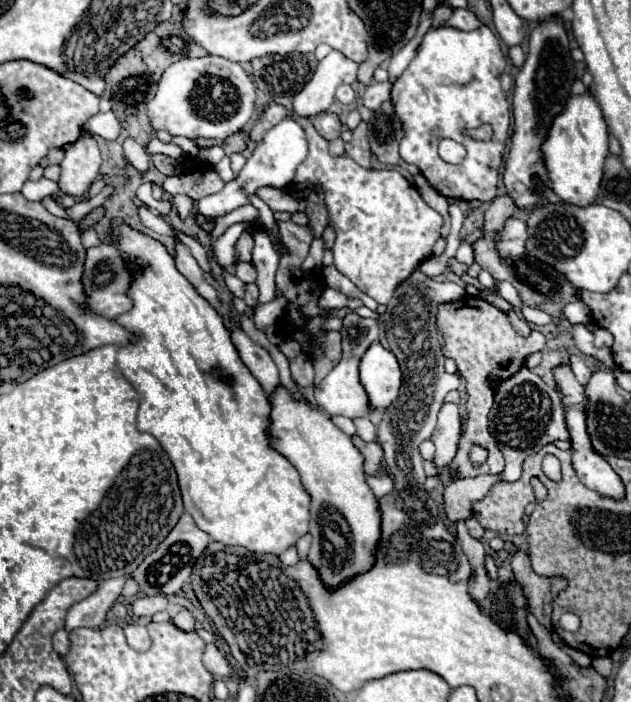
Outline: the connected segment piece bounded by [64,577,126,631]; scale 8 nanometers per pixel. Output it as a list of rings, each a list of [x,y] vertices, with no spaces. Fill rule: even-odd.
[[[118,577],[118,579],[106,579],[100,581],[96,591],[90,593],[86,599],[74,603],[68,613],[66,613],[66,631],[78,629],[78,627],[98,627],[104,623],[108,609],[114,605],[114,601],[120,597],[122,593],[122,585],[124,585],[126,577]]]

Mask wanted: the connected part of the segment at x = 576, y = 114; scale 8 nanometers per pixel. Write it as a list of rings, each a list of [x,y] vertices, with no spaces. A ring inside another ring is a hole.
[[[590,91],[568,97],[564,113],[552,119],[552,129],[548,129],[548,137],[542,149],[552,191],[566,203],[574,205],[594,203],[602,181],[604,159],[608,157],[608,125],[602,117],[598,101]]]

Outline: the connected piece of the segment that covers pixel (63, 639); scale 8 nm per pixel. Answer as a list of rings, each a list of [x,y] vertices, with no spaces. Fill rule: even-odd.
[[[64,629],[56,631],[52,635],[52,645],[54,645],[54,651],[60,653],[60,655],[66,655],[68,653],[68,647],[70,647],[70,641],[68,641],[68,633]]]

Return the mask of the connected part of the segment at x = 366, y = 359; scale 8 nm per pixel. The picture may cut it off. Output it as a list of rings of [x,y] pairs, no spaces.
[[[378,341],[372,343],[360,361],[360,381],[372,407],[390,407],[402,385],[402,373],[394,353]]]

